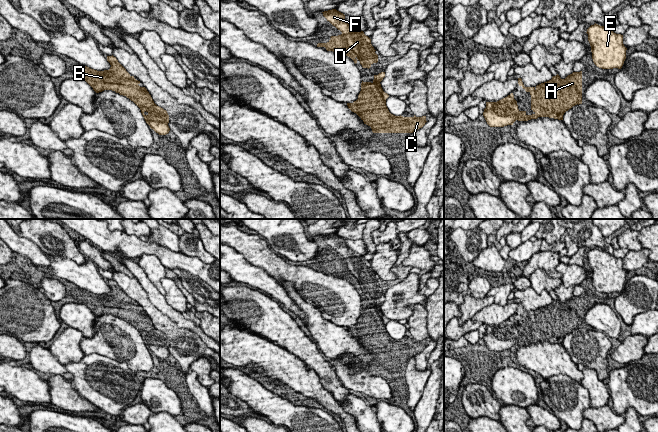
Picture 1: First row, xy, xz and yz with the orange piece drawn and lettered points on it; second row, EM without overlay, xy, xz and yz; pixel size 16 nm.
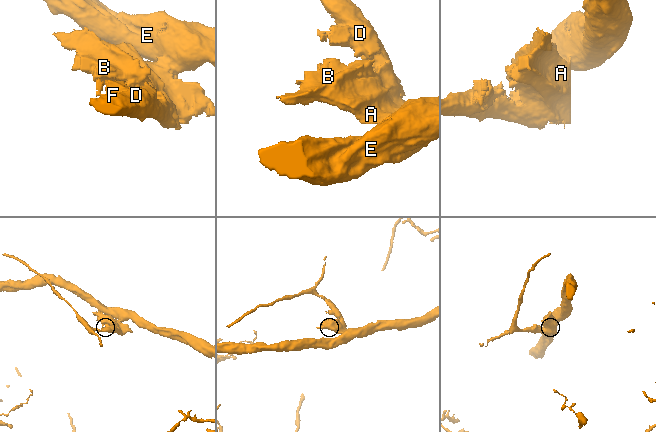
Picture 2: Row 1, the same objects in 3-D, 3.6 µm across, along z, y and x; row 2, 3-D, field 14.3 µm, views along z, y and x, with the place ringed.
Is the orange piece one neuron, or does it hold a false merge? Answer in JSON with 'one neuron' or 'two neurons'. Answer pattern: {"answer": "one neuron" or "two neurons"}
{"answer": "two neurons"}

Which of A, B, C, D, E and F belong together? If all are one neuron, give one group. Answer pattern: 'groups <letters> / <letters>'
groups A B C E / D F

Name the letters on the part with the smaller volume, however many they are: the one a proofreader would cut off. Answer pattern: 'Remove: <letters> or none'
Remove: D, F

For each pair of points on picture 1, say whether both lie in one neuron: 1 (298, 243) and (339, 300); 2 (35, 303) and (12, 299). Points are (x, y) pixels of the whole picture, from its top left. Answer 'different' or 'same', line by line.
1: different
2: same

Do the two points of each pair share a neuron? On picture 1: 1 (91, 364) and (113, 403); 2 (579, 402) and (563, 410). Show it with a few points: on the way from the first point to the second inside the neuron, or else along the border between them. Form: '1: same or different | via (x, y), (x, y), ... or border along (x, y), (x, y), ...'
1: same | via (99, 374), (112, 388), (112, 393)
2: same | via (575, 402), (571, 402), (567, 406)

